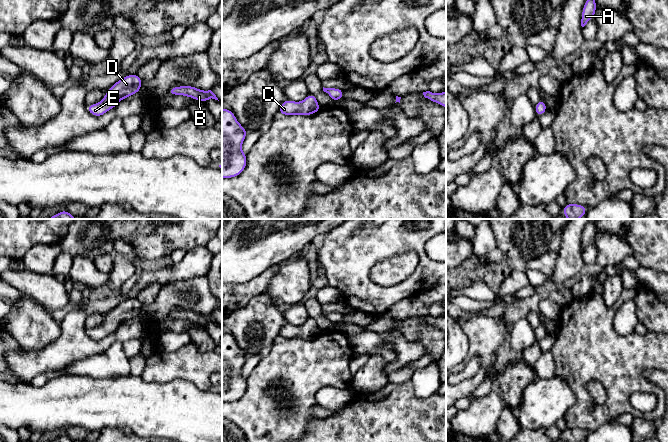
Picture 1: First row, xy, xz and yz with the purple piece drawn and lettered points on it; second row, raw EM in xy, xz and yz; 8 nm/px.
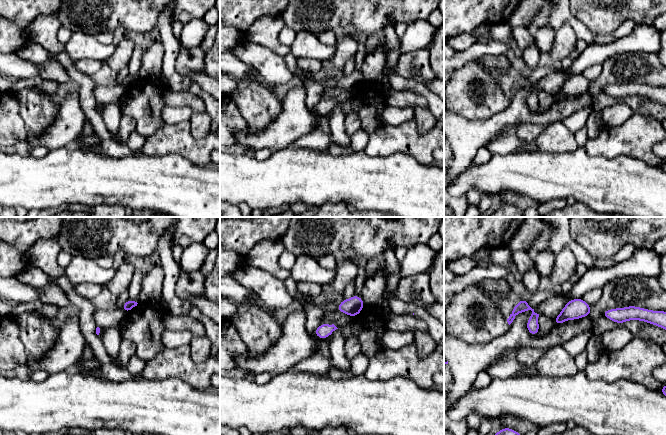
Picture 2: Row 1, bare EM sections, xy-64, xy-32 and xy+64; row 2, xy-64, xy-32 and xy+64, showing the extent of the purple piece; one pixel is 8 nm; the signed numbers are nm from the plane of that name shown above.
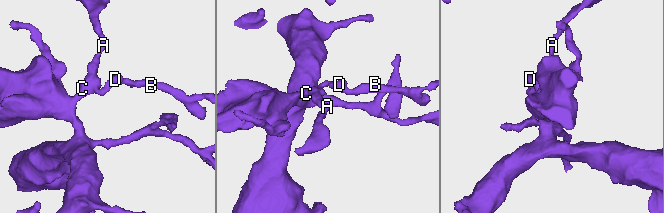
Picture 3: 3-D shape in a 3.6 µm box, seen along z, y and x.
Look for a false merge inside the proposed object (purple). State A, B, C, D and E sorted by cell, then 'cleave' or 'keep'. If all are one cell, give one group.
A B C D E; keep

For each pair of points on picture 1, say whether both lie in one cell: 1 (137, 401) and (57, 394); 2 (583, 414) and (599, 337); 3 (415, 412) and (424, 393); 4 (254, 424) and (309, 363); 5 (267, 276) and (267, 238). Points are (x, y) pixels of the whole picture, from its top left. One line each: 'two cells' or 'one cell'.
1: one cell
2: one cell
3: two cells
4: one cell
5: two cells

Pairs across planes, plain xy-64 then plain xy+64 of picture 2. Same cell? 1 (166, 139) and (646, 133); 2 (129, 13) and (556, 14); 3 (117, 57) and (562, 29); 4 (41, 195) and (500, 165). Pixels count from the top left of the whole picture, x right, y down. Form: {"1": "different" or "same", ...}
{"1": "same", "2": "different", "3": "same", "4": "same"}

